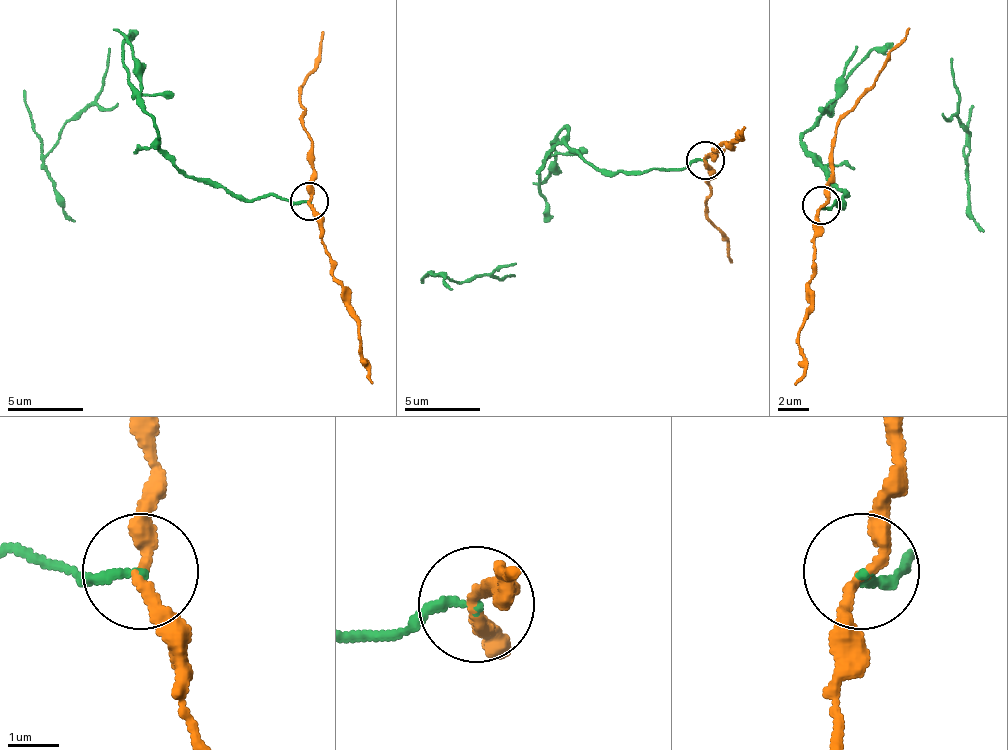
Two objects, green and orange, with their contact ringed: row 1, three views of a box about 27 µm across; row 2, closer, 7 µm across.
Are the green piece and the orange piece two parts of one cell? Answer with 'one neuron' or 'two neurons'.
two neurons

